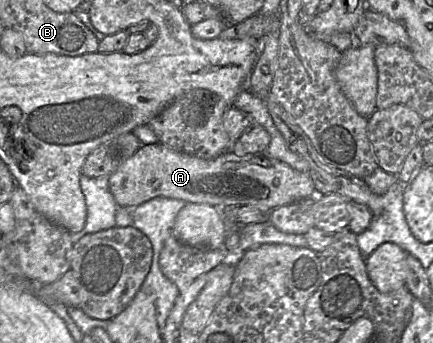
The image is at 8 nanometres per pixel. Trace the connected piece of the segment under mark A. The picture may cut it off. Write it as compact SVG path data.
M161 143L143 145L108 180L115 202L123 208L135 208L155 197L165 197L214 207L253 206L270 213L277 207L316 196L315 185L308 172L295 170L263 153L239 157L231 151L204 159Z

